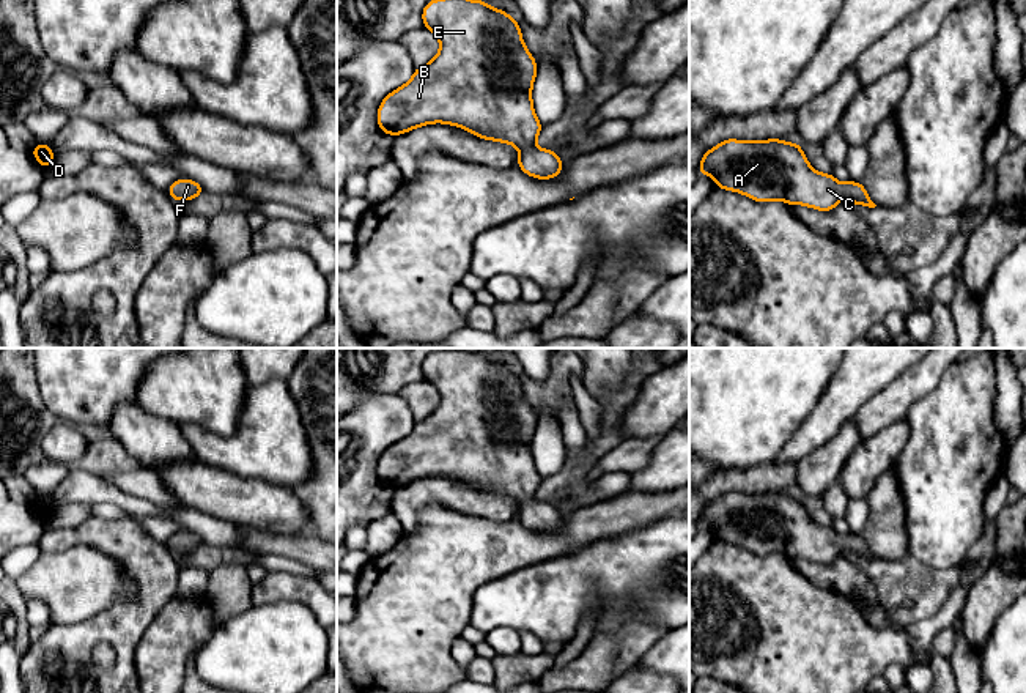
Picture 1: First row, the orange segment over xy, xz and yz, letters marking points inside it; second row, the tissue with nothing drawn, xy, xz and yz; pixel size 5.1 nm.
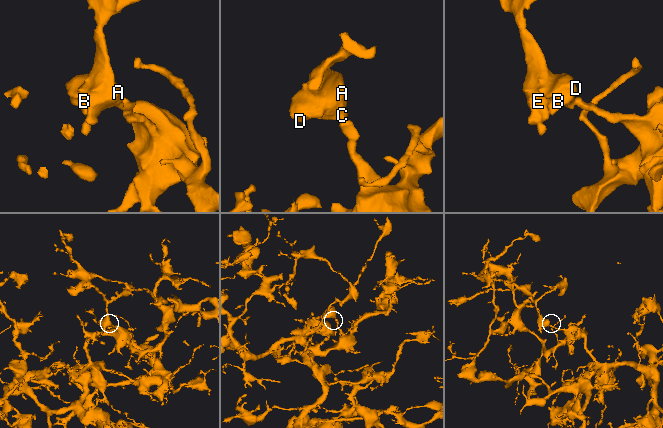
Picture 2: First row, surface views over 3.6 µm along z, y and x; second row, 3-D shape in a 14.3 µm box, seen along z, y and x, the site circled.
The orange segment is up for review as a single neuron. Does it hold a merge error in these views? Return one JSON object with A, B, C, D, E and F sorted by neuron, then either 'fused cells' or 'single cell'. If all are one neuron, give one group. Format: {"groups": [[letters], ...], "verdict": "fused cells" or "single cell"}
{"groups": [["A", "B", "C", "D", "E", "F"]], "verdict": "single cell"}

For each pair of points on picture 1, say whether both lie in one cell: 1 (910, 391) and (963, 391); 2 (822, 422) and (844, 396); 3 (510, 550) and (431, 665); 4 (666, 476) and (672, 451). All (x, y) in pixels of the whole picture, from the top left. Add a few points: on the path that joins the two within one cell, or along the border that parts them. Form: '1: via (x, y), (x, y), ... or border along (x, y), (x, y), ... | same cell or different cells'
1: border along (952, 364), (905, 416) | different cells
2: via (828, 416), (841, 402) | same cell
3: via (479, 567), (431, 615), (431, 633) | same cell
4: via (668, 470), (672, 465), (672, 457) | same cell

